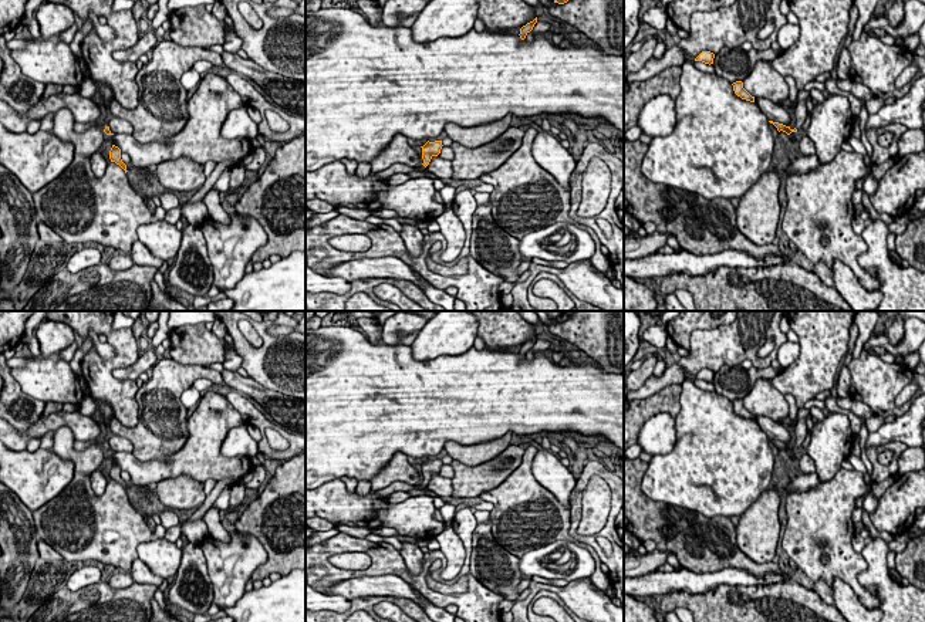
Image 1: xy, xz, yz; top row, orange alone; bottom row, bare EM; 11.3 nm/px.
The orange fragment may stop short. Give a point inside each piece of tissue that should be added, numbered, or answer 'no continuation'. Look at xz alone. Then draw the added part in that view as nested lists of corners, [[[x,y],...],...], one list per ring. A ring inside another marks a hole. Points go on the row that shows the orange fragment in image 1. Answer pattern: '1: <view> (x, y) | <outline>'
1: xz (398, 168) | [[[395,163],[392,166],[389,166],[388,169],[378,172],[377,175],[385,180],[388,180],[392,175],[396,173],[409,173],[409,172],[415,172],[415,170],[426,170],[426,168],[423,165],[418,166],[418,168],[411,168],[406,166],[404,163]]]

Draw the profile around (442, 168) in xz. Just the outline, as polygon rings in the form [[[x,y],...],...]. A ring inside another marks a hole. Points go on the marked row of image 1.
[[[439,155],[432,156],[426,170],[433,173],[438,179],[440,179],[445,185],[449,185],[452,179],[452,163],[450,160],[442,159]]]

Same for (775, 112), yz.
[[[754,98],[754,104],[767,116],[769,121],[790,125],[791,116],[787,109],[764,98]]]

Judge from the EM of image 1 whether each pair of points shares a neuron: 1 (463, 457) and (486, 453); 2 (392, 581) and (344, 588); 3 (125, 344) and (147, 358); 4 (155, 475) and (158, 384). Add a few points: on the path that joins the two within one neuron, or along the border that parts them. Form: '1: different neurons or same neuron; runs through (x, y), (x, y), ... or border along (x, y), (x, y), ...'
1: same neuron; runs through (469, 455), (480, 453)
2: same neuron; runs through (381, 585), (355, 587)
3: different neurons; border along (139, 357), (127, 367), (117, 367), (111, 375)
4: different neurons; border along (185, 442), (168, 457), (138, 460), (132, 455)

